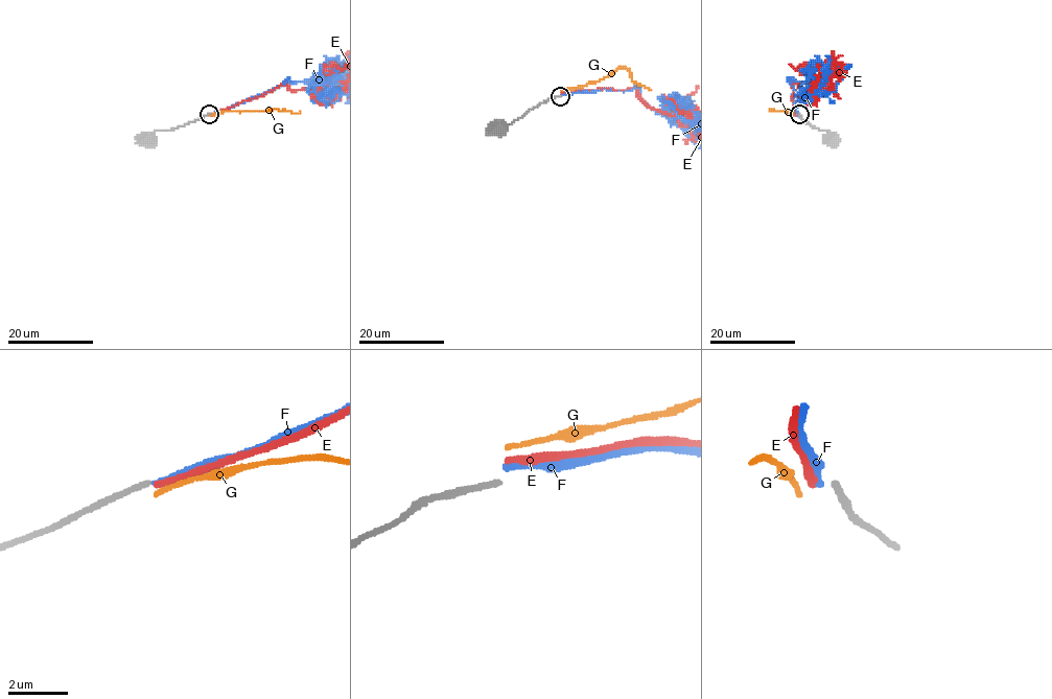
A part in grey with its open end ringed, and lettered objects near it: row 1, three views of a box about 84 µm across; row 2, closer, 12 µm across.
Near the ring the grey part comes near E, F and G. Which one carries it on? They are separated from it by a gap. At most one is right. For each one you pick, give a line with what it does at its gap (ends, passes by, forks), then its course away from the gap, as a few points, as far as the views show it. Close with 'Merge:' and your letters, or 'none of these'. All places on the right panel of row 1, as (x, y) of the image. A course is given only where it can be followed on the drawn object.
Merge: none of these

